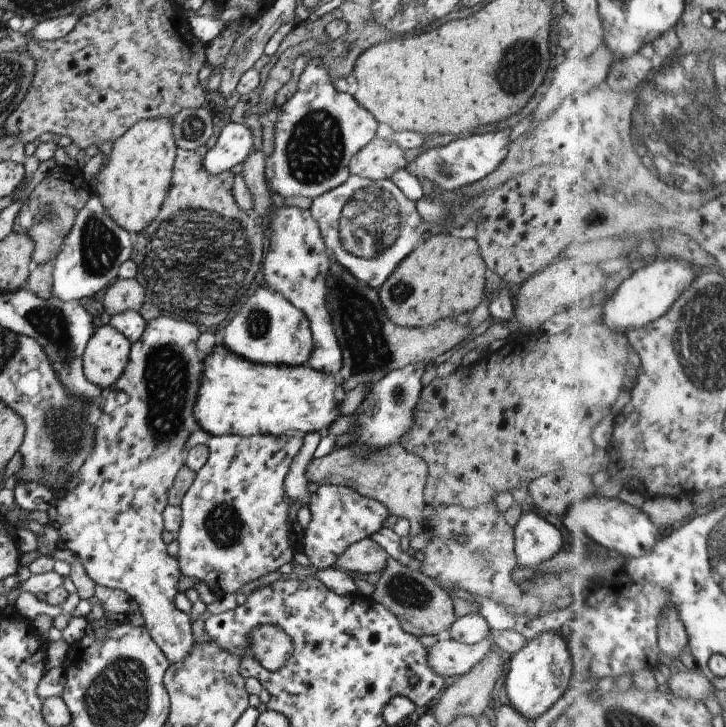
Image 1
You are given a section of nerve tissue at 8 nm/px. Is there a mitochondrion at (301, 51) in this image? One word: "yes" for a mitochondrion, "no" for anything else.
no

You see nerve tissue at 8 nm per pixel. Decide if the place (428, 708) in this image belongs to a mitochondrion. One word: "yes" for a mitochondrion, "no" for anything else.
no

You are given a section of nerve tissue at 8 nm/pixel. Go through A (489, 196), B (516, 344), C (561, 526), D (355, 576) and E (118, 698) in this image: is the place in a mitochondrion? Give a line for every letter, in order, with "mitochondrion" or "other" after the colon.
A: other
B: other
C: other
D: other
E: mitochondrion

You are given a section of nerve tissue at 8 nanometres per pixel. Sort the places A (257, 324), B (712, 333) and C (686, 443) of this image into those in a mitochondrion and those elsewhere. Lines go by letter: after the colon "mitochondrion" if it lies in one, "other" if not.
A: mitochondrion
B: mitochondrion
C: other

